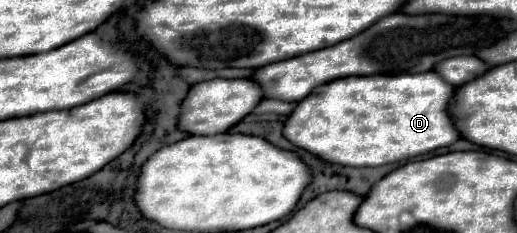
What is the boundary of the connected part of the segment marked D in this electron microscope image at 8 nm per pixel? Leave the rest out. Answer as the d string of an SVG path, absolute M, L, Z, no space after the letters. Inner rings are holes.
M433 71L337 79L297 103L283 125L283 137L323 161L347 167L405 161L461 139L445 111L453 93L455 87Z

